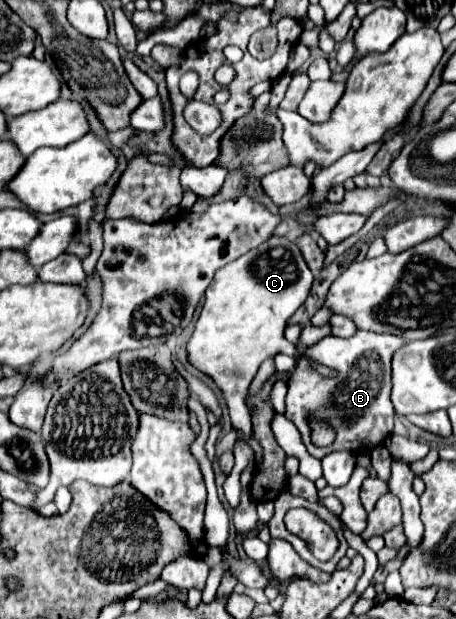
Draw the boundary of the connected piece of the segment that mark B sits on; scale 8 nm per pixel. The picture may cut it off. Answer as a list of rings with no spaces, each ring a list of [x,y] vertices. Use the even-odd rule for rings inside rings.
[[[357,330],[357,334],[353,334],[353,338],[337,338],[337,336],[327,336],[323,338],[321,342],[317,342],[315,346],[307,348],[307,354],[313,356],[317,362],[325,364],[325,366],[331,366],[335,370],[339,370],[339,376],[333,378],[333,380],[327,380],[327,378],[321,378],[317,372],[311,372],[311,366],[305,362],[305,360],[299,360],[297,368],[293,370],[293,376],[289,380],[289,392],[287,392],[287,420],[291,420],[297,430],[301,432],[301,438],[303,438],[303,444],[305,448],[309,450],[311,456],[315,458],[323,458],[327,456],[329,452],[335,452],[335,450],[359,450],[361,446],[373,446],[373,444],[381,444],[391,432],[393,432],[393,404],[389,400],[391,396],[391,358],[393,354],[405,344],[405,340],[401,336],[393,336],[393,334],[377,334],[377,332],[365,332],[365,330]],[[315,410],[319,412],[321,416],[329,418],[337,430],[337,438],[335,442],[329,446],[329,448],[315,448],[311,444],[311,428],[309,424],[305,422],[307,414]]]

